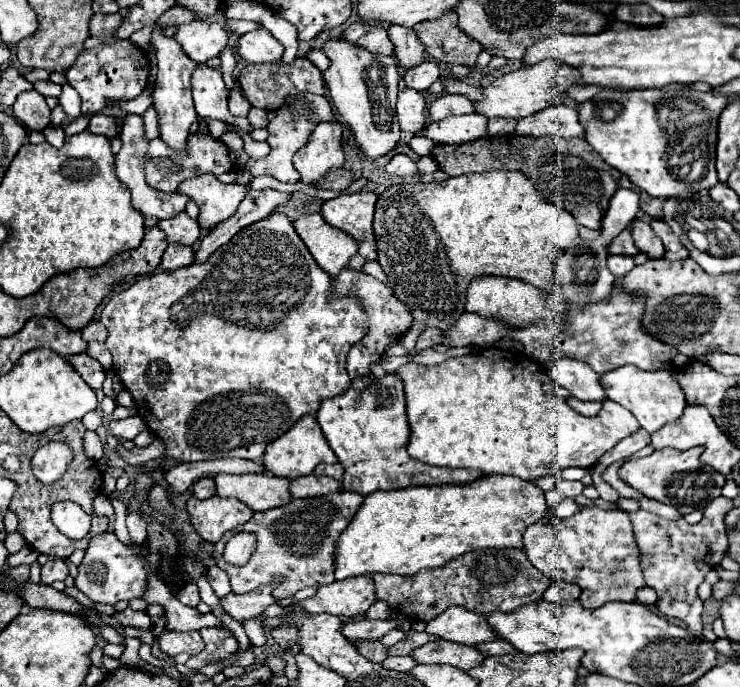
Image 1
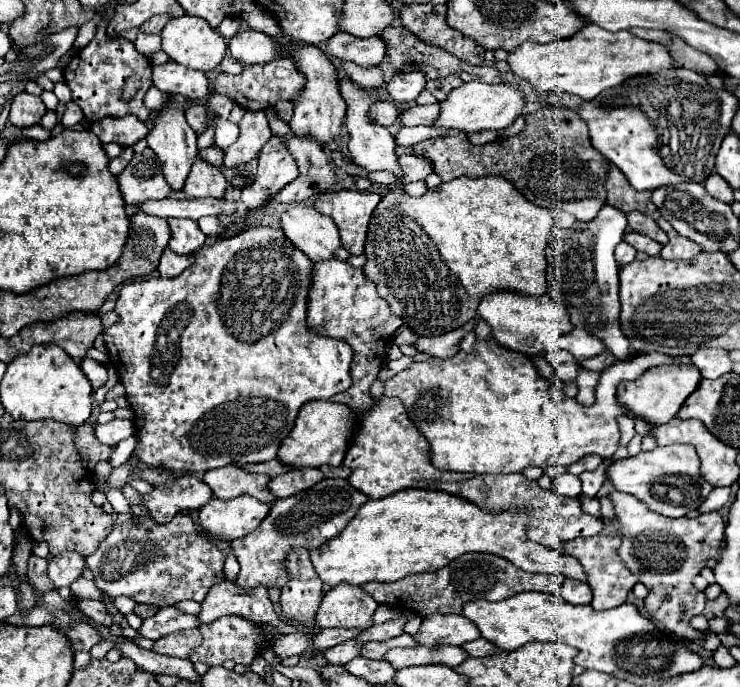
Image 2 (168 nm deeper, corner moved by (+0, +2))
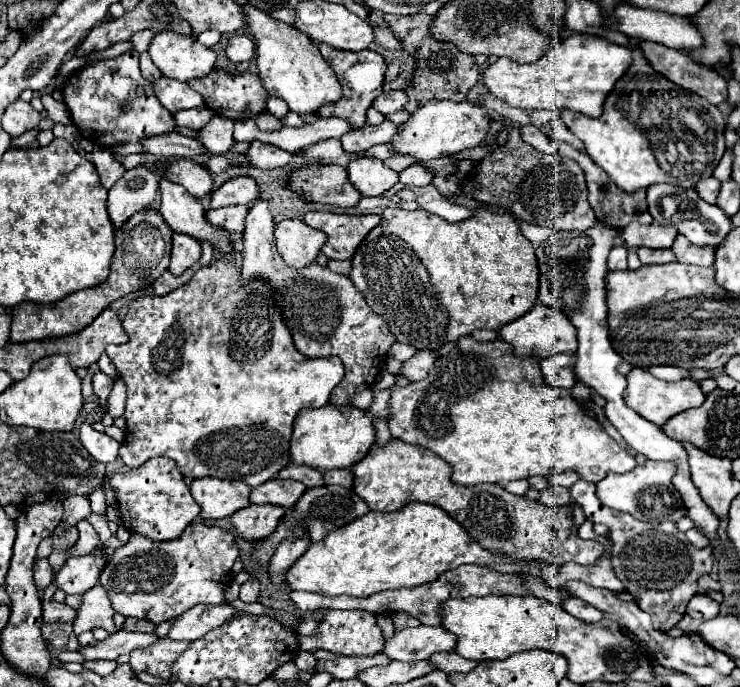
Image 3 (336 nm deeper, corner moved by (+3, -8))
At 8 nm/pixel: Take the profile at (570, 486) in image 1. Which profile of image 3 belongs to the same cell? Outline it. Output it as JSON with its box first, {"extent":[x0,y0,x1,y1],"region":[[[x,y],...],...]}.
{"extent":[541,485,571,507],"region":[[[549,485],[541,491],[541,503],[547,503],[547,507],[569,507],[571,505],[571,491],[567,487]]]}

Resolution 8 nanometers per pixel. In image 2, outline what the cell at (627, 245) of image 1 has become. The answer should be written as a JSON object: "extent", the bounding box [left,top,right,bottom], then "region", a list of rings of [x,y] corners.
{"extent":[624,233,662,255],"region":[[[626,233],[624,235],[624,241],[630,241],[630,245],[636,249],[636,251],[642,251],[646,255],[660,255],[660,249],[662,245],[658,245],[654,239],[650,237],[644,237],[640,233]]]}

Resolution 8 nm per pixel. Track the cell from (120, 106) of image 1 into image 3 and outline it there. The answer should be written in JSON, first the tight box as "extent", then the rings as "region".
{"extent":[173,105,213,131],"region":[[[203,105],[203,107],[195,107],[195,109],[173,113],[173,119],[175,119],[177,127],[189,127],[189,129],[199,131],[213,119],[213,111],[209,111],[209,107]]]}

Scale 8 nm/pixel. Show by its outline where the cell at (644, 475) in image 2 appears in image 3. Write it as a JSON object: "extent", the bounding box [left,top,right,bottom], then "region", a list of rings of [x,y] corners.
{"extent":[597,461,687,523],"region":[[[645,461],[643,465],[637,465],[635,469],[623,473],[623,475],[607,473],[607,477],[597,483],[597,497],[607,507],[629,513],[639,521],[649,521],[649,523],[671,521],[671,523],[677,523],[681,517],[687,515],[687,507],[683,503],[681,493],[673,487],[675,473],[677,473],[675,463]]]}

